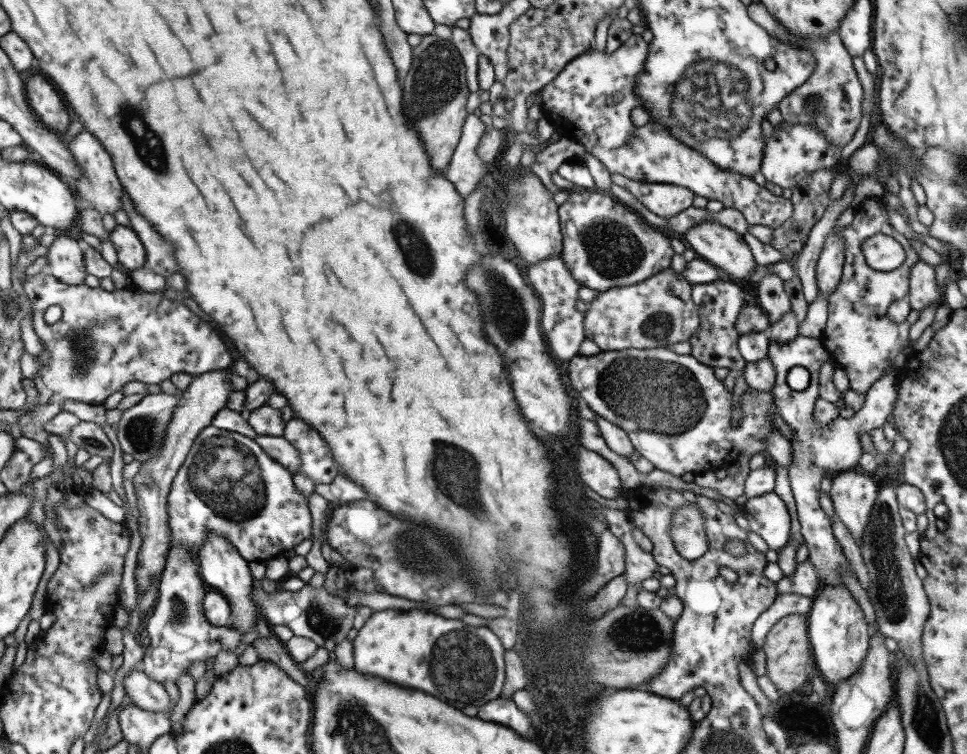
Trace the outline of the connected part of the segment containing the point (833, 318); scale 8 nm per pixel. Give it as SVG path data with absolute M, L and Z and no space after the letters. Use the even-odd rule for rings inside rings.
M883 196L865 197L853 210L852 222L839 230L839 236L843 239L842 273L839 283L827 297L827 322L820 339L831 360L845 372L849 389L864 395L869 386L884 375L885 368L891 366L893 359L907 346L908 330L917 320L919 311L910 309L902 322L895 323L889 320L886 310L893 300L906 299L909 270L919 261L919 256L907 239L889 224ZM874 234L890 236L902 246L904 260L897 268L881 272L867 266L861 252L861 243Z

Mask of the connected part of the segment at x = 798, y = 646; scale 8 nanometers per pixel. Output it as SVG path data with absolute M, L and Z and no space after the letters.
M807 614L783 616L765 636L761 646L765 654L765 675L780 694L793 692L807 680L807 660L812 654L807 636Z

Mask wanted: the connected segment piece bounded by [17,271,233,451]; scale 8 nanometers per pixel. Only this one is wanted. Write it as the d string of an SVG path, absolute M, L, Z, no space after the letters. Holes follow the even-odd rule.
M35 271L33 276L24 275L20 284L31 303L32 328L41 339L44 351L37 357L38 370L32 379L38 394L30 401L27 400L21 408L24 415L19 417L17 423L20 426L21 436L41 443L45 451L49 449L47 442L49 432L42 426L63 410L61 405L64 400L102 404L112 392L121 391L127 382L137 380L144 384L159 384L176 372L196 376L211 370L231 367L233 363L232 356L218 332L184 305L185 295L181 291L169 286L165 285L163 290L155 292L143 292L132 287L107 292L99 287L90 288L84 284L69 286L49 274L38 271ZM49 306L59 306L61 309L60 318L53 324L43 321L43 312Z

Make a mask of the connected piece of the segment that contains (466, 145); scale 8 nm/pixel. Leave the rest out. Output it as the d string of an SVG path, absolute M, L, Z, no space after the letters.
M468 115L461 127L458 144L443 172L445 178L455 185L455 191L465 199L486 174L487 164L480 162L476 156L476 147L485 125L474 115Z

